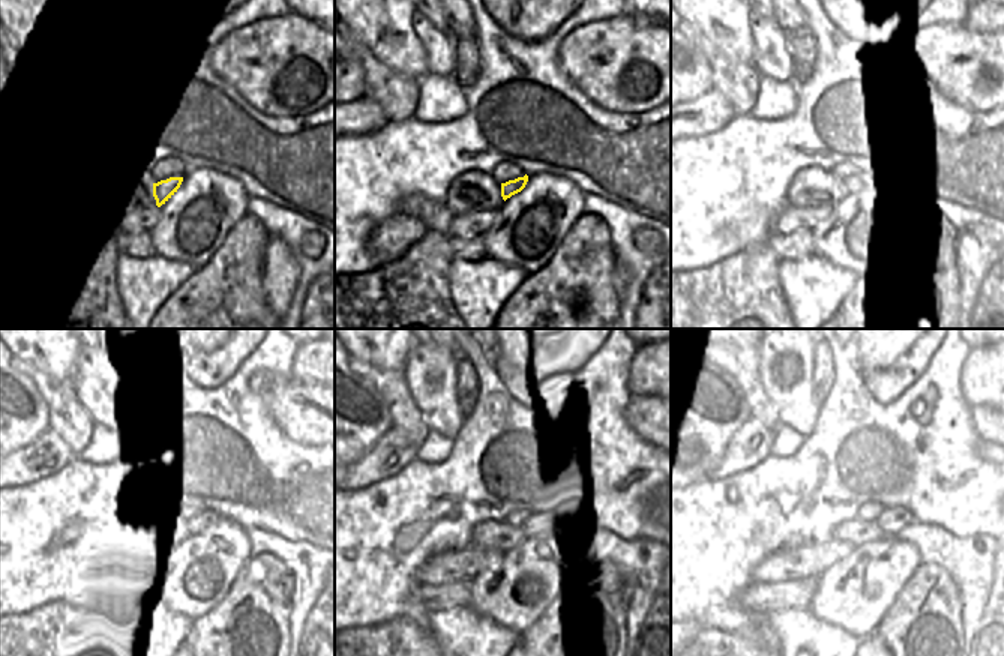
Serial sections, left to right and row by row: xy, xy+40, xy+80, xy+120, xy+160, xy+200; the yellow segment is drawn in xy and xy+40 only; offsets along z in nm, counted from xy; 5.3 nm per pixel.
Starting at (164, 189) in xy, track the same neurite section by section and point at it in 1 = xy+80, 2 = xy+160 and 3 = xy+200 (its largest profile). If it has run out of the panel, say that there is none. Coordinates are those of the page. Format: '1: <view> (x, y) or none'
1: xy+80 (857, 185)
2: xy+160 (544, 520)
3: xy+200 (892, 520)

